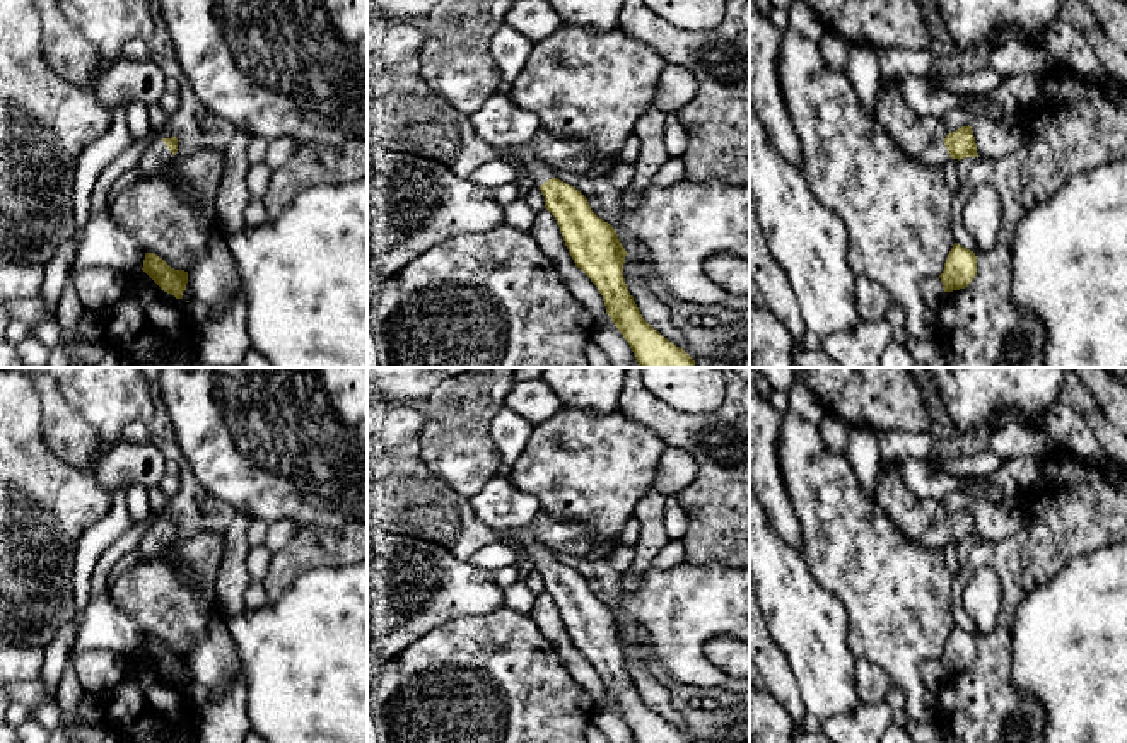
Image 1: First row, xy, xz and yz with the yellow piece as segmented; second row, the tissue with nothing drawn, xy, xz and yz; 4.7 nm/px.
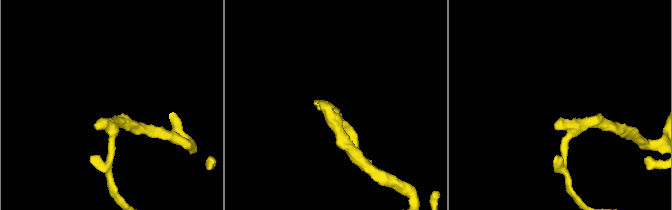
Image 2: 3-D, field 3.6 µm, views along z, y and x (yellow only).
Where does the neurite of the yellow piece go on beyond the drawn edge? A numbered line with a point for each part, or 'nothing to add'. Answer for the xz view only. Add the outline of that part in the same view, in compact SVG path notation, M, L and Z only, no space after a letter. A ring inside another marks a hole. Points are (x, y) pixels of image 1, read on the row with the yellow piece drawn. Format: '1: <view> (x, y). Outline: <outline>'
1: xz (499, 122). Outline: M497 92L470 120L482 140L502 147L511 164L529 173L533 186L540 188L553 178L553 167L531 150L533 135L541 126L536 113L516 106L509 94Z

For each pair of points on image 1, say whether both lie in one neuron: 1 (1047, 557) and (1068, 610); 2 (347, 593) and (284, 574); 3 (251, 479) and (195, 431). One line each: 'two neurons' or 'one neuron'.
1: two neurons
2: two neurons
3: one neuron

